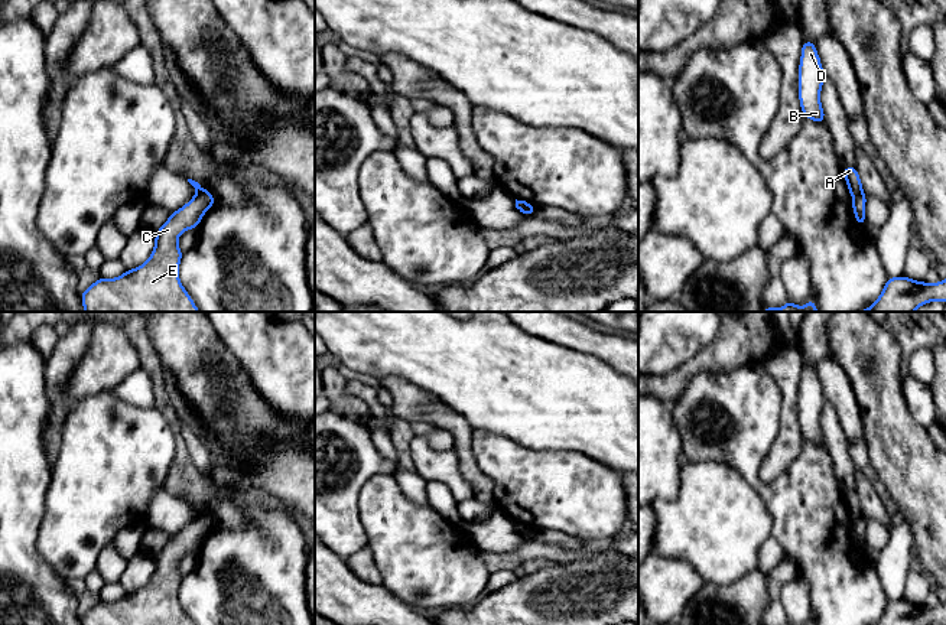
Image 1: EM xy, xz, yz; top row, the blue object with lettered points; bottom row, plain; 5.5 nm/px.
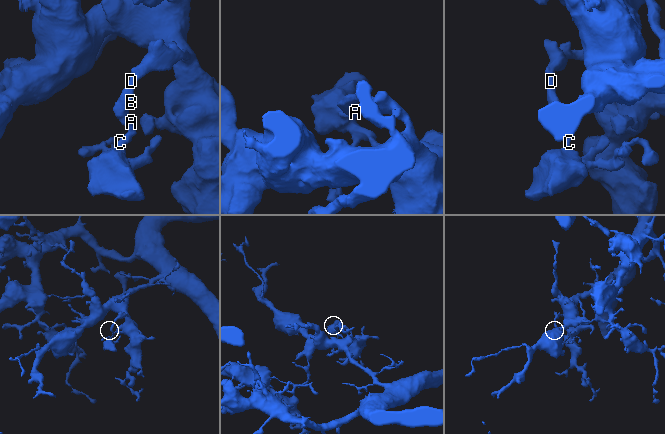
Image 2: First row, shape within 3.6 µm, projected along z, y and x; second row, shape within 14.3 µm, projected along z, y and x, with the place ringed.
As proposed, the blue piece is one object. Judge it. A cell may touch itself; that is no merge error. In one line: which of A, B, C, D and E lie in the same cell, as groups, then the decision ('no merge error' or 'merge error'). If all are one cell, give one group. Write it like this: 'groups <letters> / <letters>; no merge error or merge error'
groups A B D / C E; merge error

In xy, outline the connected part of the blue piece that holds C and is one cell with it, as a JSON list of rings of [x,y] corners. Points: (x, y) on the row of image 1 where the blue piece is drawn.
[[[211,191],[196,193],[188,204],[170,214],[168,221],[155,232],[155,248],[149,260],[124,271],[116,279],[100,277],[87,290],[81,292],[85,312],[199,312],[192,297],[183,289],[178,268],[183,253],[178,247],[182,232],[198,228],[204,214],[215,205]]]

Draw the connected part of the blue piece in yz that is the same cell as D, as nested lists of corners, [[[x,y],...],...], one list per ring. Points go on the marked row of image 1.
[[[803,39],[802,58],[799,64],[799,101],[803,117],[816,123],[825,121],[825,111],[820,104],[820,89],[826,77],[817,55],[815,42]]]

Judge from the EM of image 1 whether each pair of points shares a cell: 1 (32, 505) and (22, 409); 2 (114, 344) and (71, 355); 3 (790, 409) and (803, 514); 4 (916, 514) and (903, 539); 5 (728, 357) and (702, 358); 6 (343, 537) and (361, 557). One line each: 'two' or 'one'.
1: one
2: two
3: two
4: two
5: one
6: two

